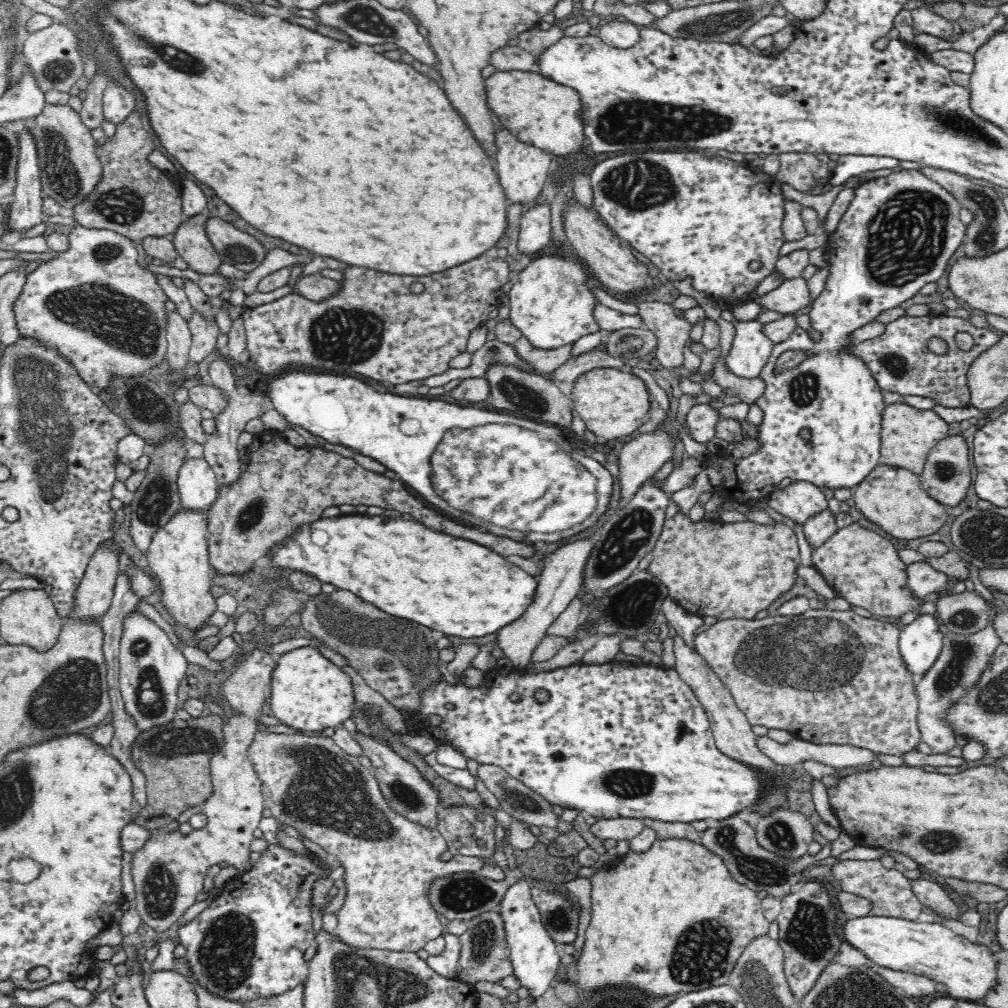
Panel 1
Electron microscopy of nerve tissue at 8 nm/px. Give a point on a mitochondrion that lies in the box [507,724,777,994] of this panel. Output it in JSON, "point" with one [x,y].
{"point":[699,957]}

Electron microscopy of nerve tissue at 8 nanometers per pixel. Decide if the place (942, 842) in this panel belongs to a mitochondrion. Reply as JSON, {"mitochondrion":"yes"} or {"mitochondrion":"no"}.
{"mitochondrion":"yes"}

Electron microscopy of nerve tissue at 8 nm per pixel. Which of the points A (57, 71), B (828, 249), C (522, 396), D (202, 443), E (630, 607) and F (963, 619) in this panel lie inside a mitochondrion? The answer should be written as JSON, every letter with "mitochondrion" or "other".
{"A":"mitochondrion","B":"other","C":"mitochondrion","D":"other","E":"mitochondrion","F":"mitochondrion"}

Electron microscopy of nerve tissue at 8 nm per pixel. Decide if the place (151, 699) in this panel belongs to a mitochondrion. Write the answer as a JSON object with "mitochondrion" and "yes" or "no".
{"mitochondrion":"yes"}

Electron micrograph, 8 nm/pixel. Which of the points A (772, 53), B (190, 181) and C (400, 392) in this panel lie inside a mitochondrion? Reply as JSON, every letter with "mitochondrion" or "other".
{"A":"other","B":"other","C":"other"}

